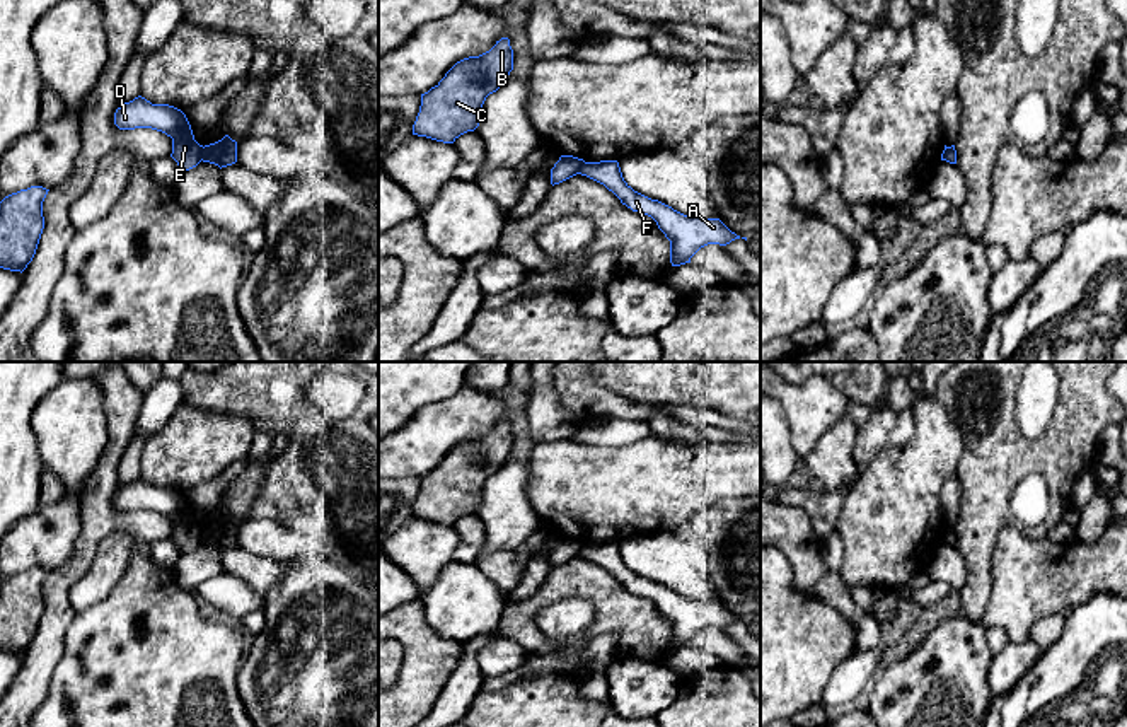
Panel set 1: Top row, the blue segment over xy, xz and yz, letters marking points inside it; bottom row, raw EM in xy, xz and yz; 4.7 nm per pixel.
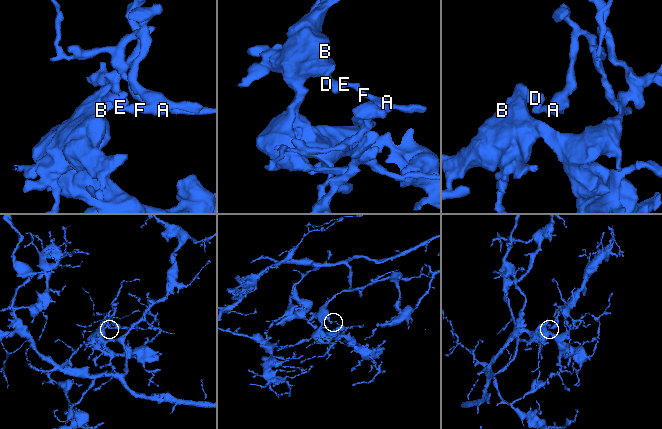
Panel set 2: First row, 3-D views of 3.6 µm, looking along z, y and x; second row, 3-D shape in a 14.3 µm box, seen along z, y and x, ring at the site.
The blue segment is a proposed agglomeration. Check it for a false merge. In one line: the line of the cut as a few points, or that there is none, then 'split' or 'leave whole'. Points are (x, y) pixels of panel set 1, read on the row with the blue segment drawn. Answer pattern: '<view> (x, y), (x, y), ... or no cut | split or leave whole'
xy (203, 147), (200, 159) | split

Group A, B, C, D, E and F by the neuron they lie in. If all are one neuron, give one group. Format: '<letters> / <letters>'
A F / B C D E

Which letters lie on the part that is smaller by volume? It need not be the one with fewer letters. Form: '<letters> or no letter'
A, F

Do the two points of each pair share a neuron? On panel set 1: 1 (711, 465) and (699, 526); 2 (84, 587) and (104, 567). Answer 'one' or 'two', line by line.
1: two
2: one

